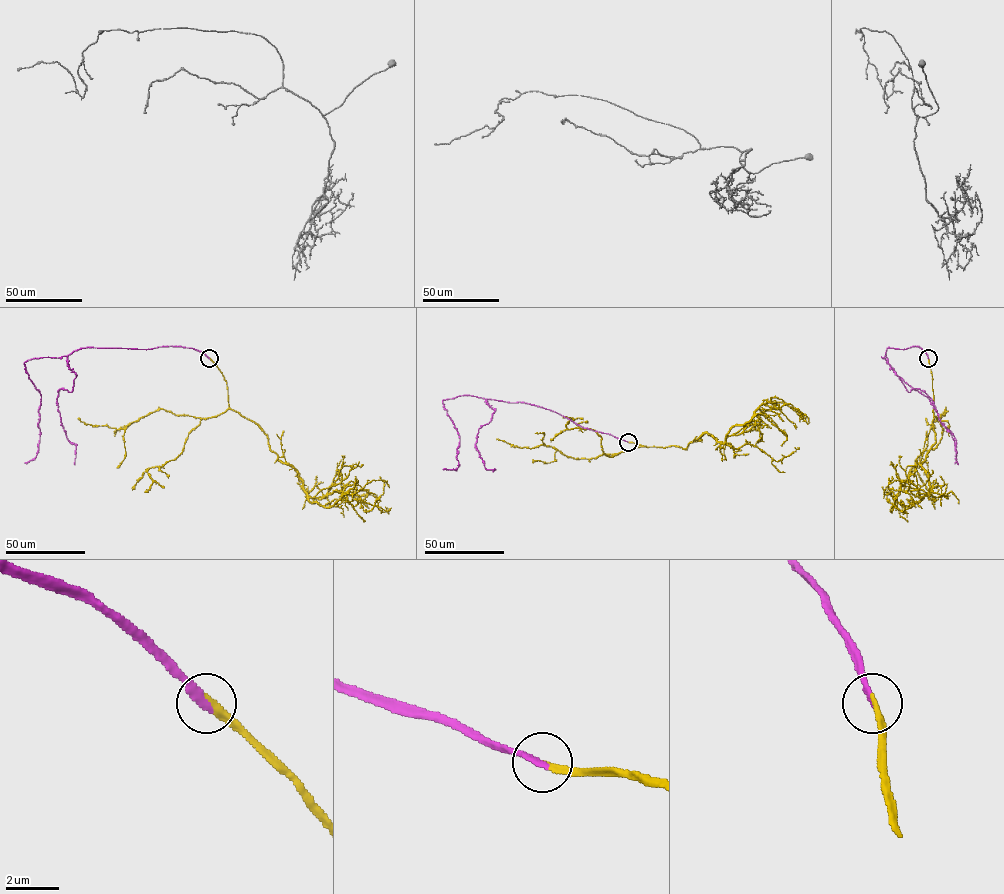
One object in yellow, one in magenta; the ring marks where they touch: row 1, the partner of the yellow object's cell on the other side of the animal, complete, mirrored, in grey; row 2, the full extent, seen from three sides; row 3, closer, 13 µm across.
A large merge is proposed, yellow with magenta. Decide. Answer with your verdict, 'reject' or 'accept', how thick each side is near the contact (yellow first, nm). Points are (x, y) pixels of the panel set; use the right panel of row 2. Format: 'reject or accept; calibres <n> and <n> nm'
accept; calibres 220 and 280 nm

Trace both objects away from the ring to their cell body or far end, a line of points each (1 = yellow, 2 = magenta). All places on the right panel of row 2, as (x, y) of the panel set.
1: (928, 358), (935, 443), (920, 464), (929, 491), (910, 507), (887, 494), (894, 505), (900, 492), (898, 476)
2: (928, 358), (914, 346), (888, 347), (882, 357), (896, 374), (928, 398), (938, 419), (951, 432), (956, 463)

